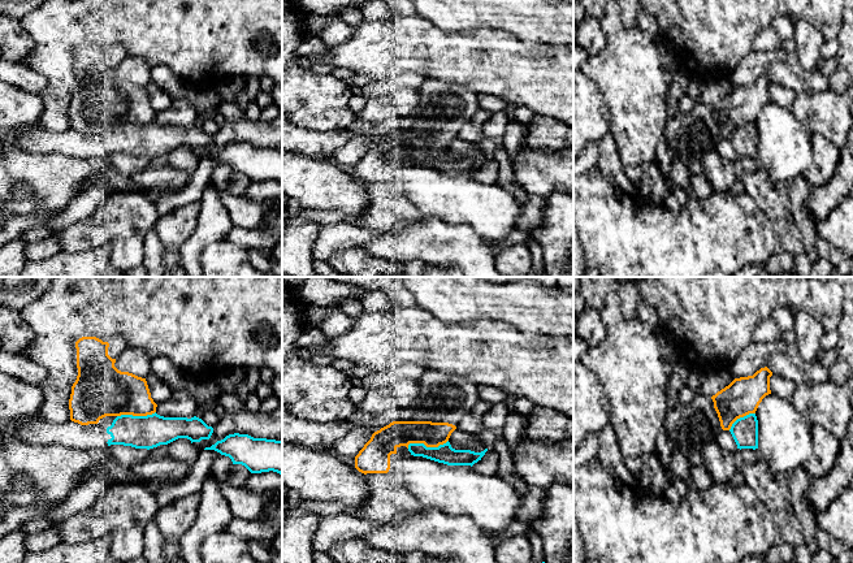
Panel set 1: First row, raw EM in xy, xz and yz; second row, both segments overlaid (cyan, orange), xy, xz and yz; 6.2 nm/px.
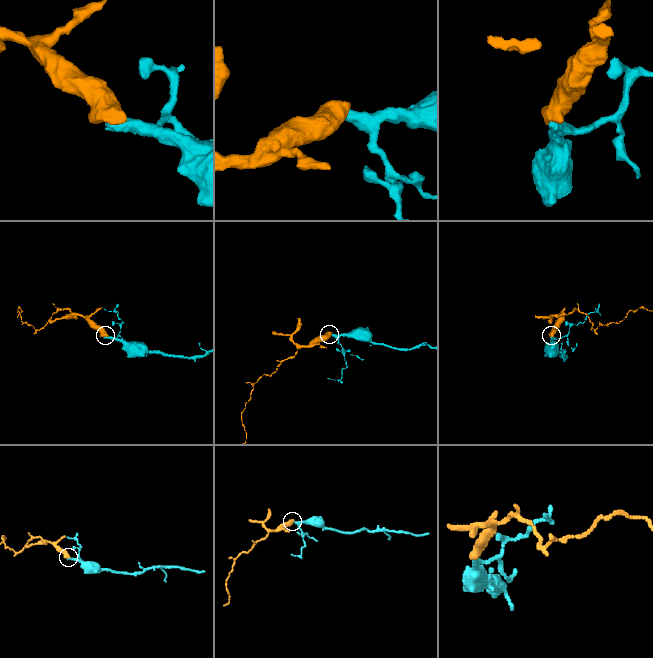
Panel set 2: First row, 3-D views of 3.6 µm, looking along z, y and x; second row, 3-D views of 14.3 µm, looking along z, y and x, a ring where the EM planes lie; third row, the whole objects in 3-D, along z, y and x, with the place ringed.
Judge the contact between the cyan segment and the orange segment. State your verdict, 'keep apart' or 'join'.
keep apart

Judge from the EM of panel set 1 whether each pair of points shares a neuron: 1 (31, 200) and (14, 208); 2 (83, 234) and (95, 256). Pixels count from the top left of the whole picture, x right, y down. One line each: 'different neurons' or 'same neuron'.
1: same neuron
2: different neurons

